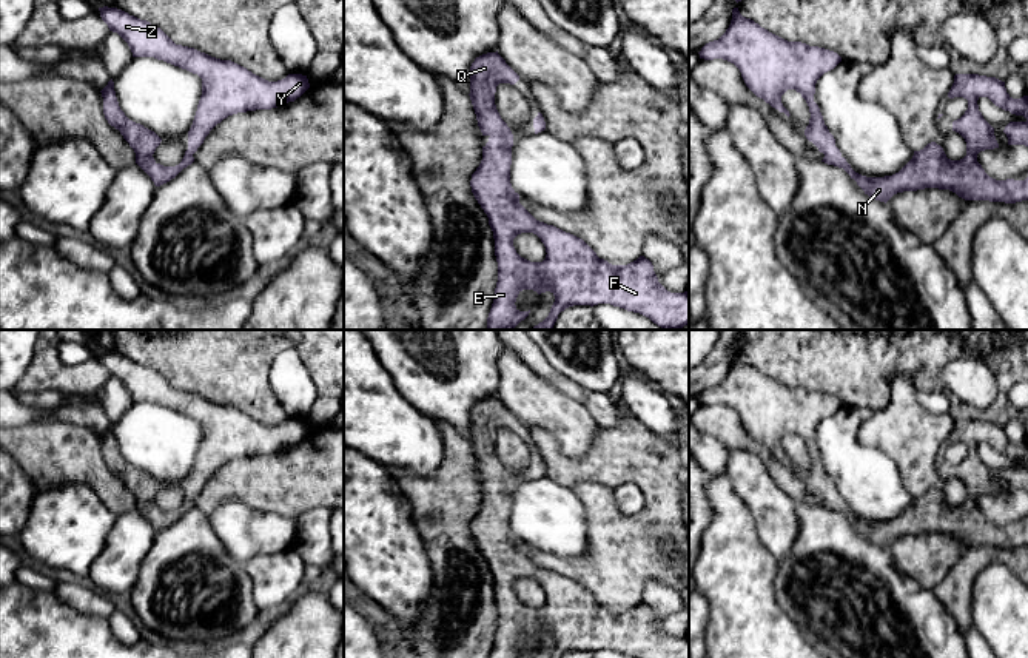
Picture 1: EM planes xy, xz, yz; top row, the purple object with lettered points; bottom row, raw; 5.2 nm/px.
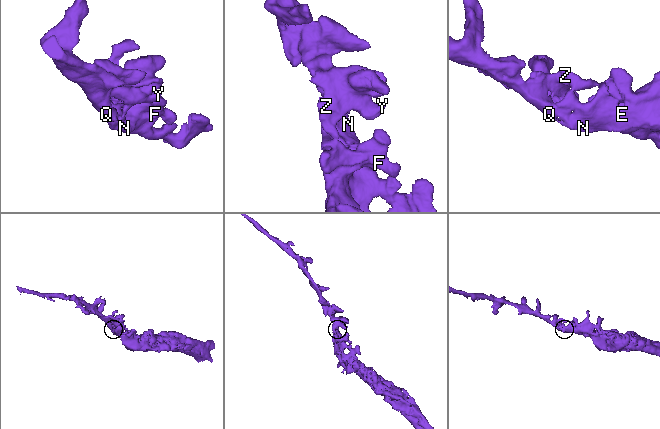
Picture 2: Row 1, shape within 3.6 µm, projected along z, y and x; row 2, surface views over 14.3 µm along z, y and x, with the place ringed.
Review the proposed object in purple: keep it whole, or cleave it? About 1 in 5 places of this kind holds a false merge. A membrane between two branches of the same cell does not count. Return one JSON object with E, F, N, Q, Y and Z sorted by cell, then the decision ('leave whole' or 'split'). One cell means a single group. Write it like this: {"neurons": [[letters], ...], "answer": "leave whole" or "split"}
{"neurons": [["E", "F", "N", "Q", "Y", "Z"]], "answer": "leave whole"}

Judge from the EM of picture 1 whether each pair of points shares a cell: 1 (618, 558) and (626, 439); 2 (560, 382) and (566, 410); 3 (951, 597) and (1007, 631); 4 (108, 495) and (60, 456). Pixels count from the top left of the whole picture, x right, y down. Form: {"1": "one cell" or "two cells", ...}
{"1": "one cell", "2": "two cells", "3": "two cells", "4": "one cell"}

